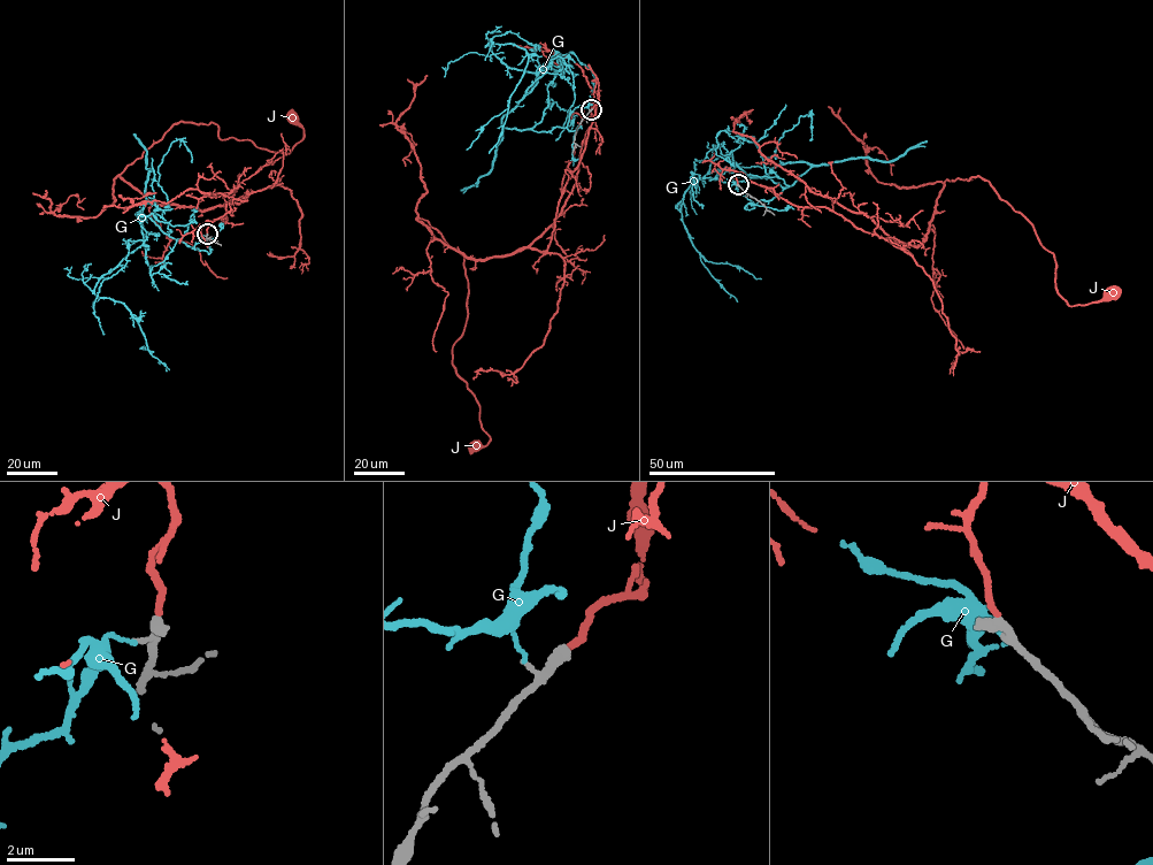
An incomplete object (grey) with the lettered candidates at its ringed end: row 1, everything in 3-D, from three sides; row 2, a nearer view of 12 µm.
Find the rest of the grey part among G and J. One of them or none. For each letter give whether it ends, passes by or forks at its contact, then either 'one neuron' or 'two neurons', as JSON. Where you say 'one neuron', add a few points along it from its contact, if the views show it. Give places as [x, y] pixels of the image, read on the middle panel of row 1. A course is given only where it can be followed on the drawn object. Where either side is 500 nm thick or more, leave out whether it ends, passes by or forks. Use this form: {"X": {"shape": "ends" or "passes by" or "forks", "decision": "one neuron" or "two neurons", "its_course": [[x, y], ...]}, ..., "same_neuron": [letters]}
{"G": {"shape": "ends", "decision": "two neurons"}, "J": {"shape": "ends", "decision": "one neuron", "its_course": [[591, 109], [545, 251], [477, 259], [416, 219], [463, 257], [467, 318], [452, 364], [490, 441], [473, 448]]}, "same_neuron": ["J"]}

